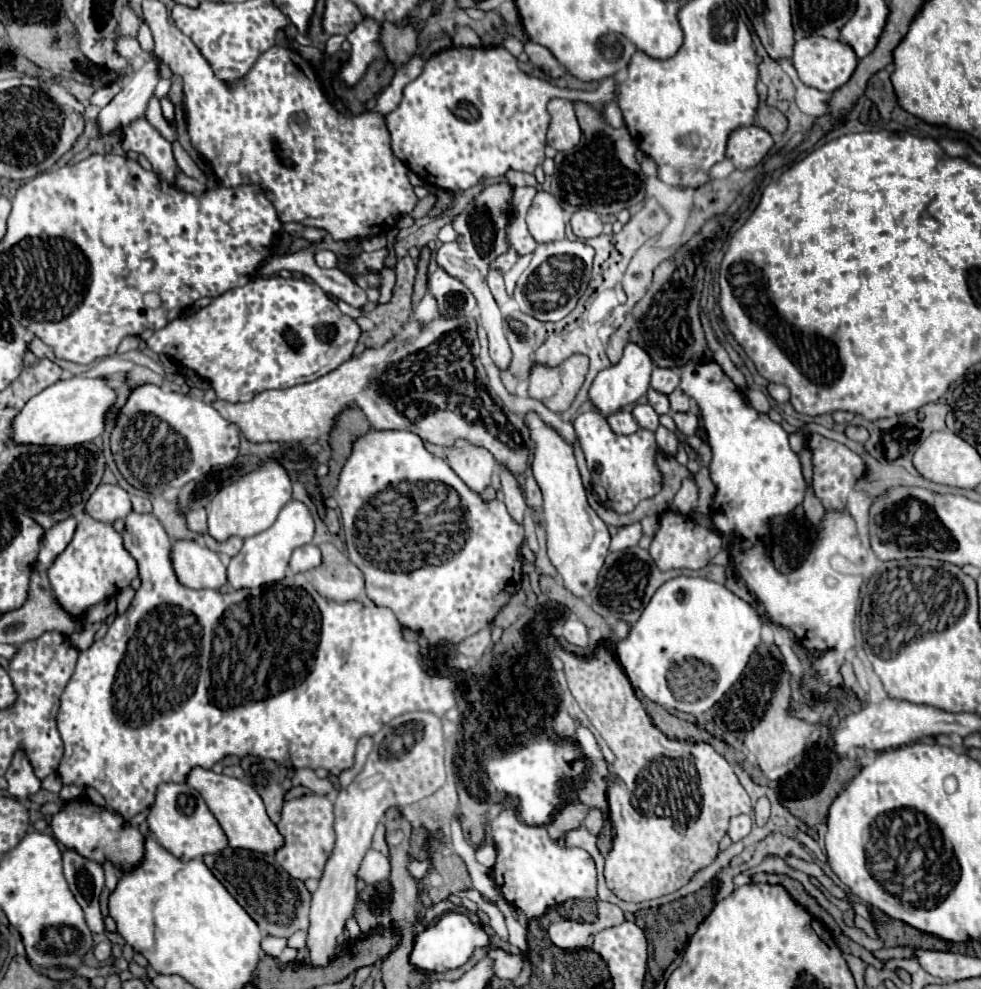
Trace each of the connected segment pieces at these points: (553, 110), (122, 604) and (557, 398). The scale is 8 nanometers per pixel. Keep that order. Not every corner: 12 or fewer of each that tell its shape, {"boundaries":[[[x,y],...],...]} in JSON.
{"boundaries":[[[551,99],[547,145],[557,151],[581,139],[573,103]],[[121,589],[117,595],[117,613],[127,611],[135,589]],[[585,355],[535,365],[529,397],[571,405],[589,371]]]}

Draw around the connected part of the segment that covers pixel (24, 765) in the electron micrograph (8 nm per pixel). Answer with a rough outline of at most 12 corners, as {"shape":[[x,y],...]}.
{"shape":[[23,751],[13,757],[5,779],[9,795],[29,799],[41,789]]}

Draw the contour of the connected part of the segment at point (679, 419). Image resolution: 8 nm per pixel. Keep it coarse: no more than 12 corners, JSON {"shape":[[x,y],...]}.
{"shape":[[671,413],[677,429],[691,437],[697,433],[695,413]]}

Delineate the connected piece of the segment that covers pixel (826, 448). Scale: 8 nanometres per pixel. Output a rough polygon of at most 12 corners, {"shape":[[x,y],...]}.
{"shape":[[809,435],[813,487],[843,509],[865,463],[849,447]]}

